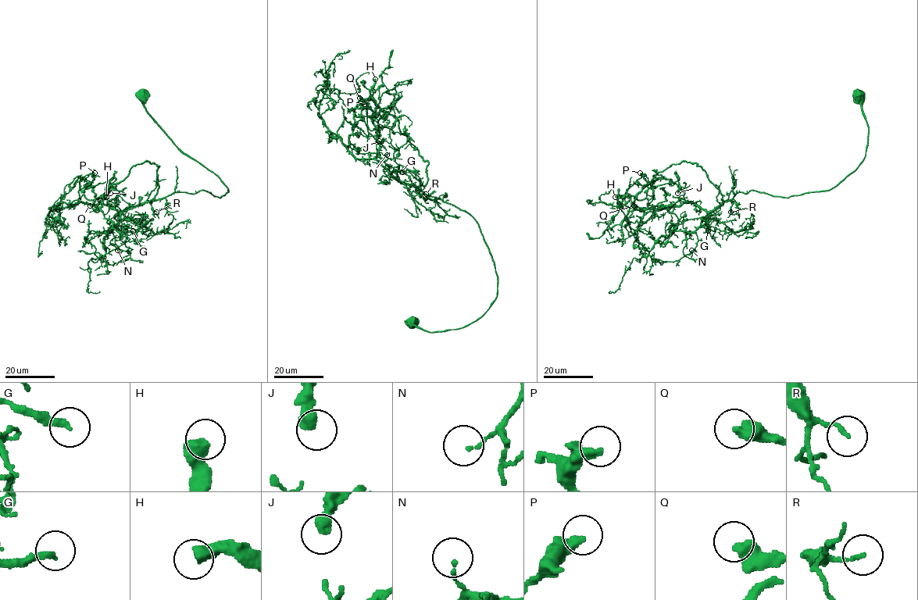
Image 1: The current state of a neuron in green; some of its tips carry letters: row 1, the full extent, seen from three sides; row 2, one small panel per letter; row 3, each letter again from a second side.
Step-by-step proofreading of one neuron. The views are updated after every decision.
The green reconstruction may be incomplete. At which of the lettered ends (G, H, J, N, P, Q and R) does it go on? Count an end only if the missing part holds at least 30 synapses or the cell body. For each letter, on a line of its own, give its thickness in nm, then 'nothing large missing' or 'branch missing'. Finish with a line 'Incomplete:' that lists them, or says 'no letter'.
G: 280 nm thick; nothing large missing
H: 550 nm thick; branch missing
J: 420 nm thick; nothing large missing
N: 110 nm thick; nothing large missing
P: 400 nm thick; nothing large missing
Q: 500 nm thick; nothing large missing
R: 140 nm thick; nothing large missing
Incomplete: H

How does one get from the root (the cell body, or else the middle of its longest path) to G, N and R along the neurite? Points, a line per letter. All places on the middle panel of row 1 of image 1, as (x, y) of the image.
G: (412, 323), (437, 332), (474, 322), (497, 295), (498, 275), (477, 222), (399, 182), (384, 166), (402, 172)
N: (412, 323), (437, 332), (474, 322), (497, 295), (498, 275), (477, 222), (399, 182), (381, 159), (387, 155)
R: (412, 323), (429, 332), (460, 329), (479, 319), (497, 295), (498, 275), (477, 222), (416, 190), (426, 194)

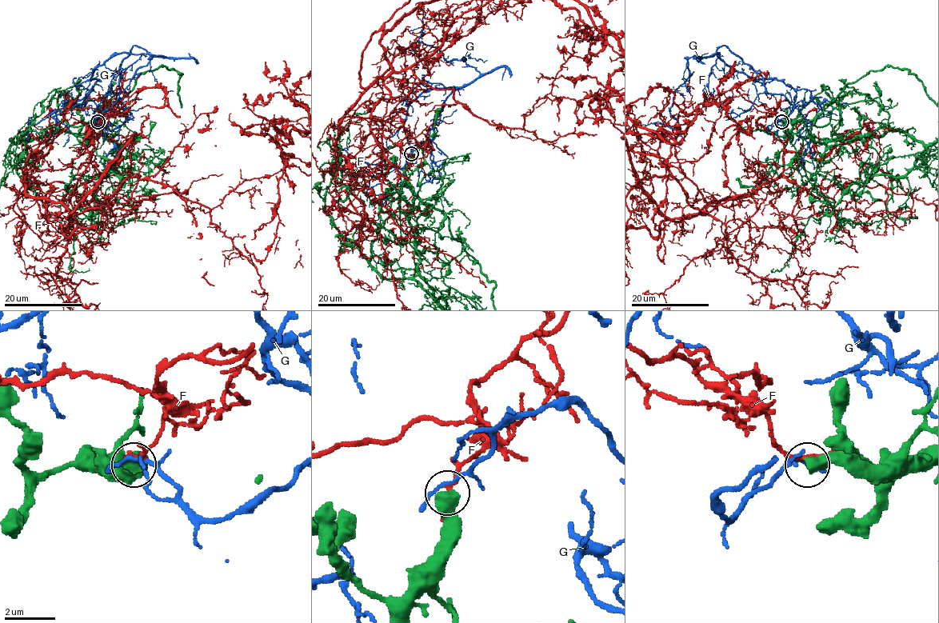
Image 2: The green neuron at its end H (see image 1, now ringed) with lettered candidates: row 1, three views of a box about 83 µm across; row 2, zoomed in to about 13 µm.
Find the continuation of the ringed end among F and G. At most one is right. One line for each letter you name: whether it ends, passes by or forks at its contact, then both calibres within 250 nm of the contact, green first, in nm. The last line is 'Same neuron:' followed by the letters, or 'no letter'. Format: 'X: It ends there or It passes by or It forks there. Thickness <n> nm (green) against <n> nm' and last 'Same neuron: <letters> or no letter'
Same neuron: no letter

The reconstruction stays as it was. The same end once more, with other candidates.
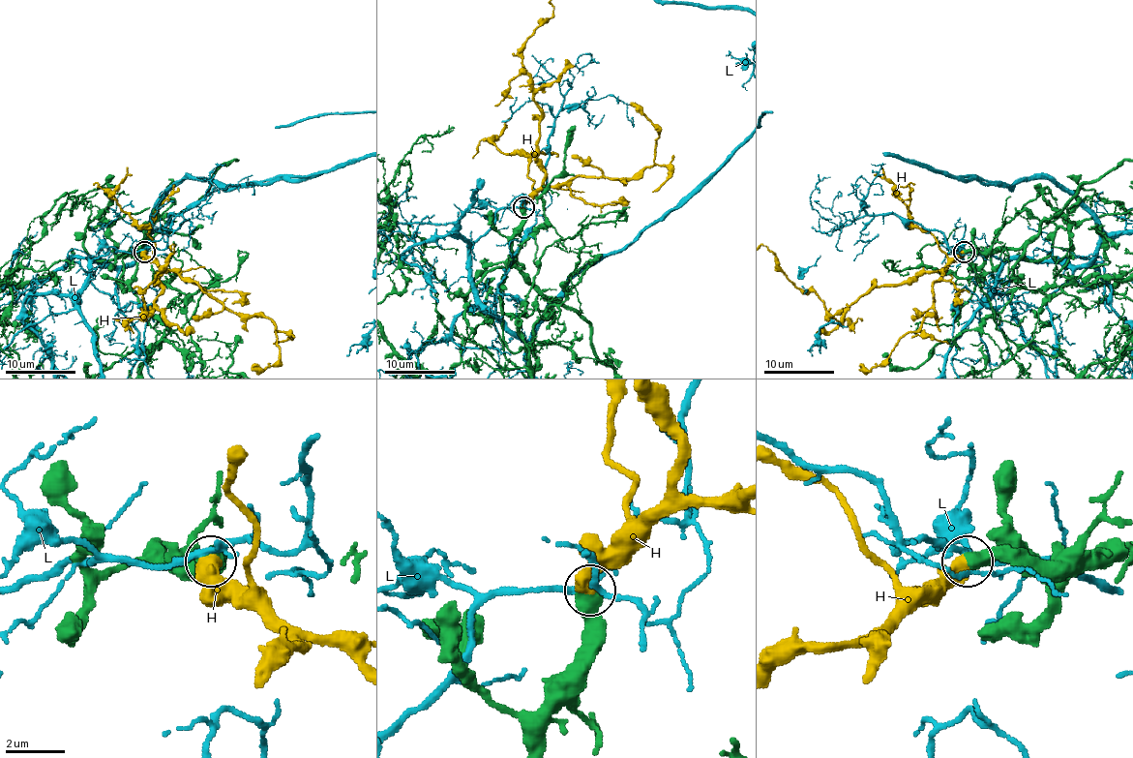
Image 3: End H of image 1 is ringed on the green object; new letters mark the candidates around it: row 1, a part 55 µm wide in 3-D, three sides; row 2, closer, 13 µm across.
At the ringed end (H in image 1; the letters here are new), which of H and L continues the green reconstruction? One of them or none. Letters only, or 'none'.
H

